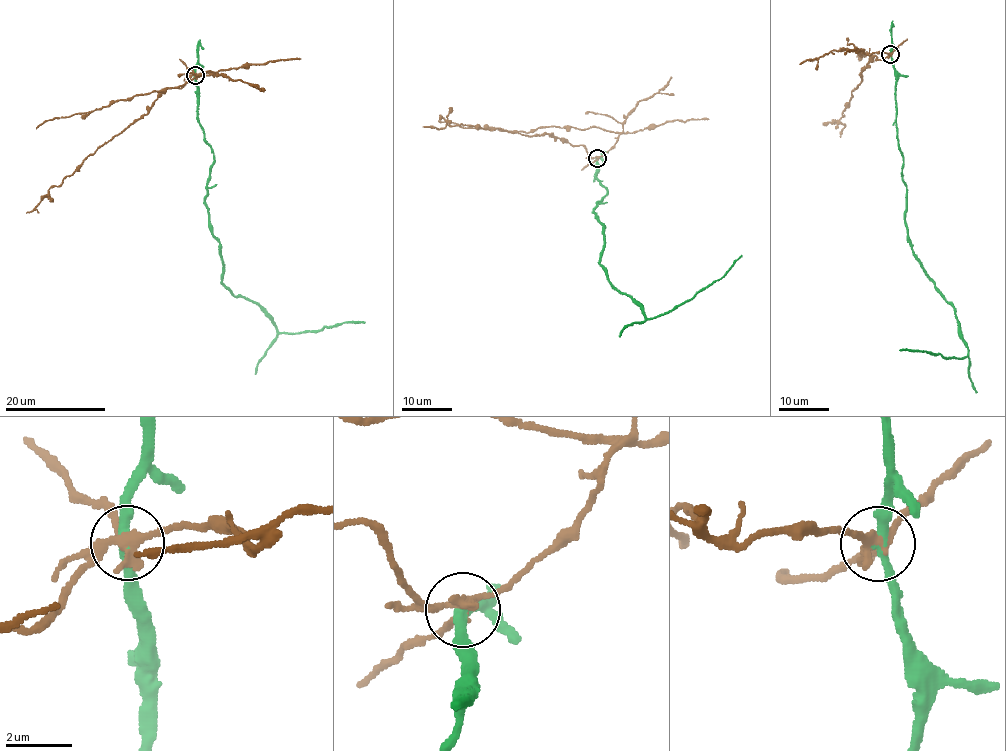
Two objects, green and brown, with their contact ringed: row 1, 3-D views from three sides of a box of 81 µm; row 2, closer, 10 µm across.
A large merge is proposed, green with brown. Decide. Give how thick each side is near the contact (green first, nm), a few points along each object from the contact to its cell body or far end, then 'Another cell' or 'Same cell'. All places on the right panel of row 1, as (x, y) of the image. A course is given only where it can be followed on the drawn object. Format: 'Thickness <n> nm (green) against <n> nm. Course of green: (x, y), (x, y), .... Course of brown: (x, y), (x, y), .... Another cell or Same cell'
Thickness 300 nm (green) against 280 nm. Course of green: (890, 54), (907, 241), (954, 310), (968, 351), (962, 359), (899, 349). Course of brown: (890, 54), (876, 60), (875, 56), (861, 72), (842, 112), (841, 134). Another cell

